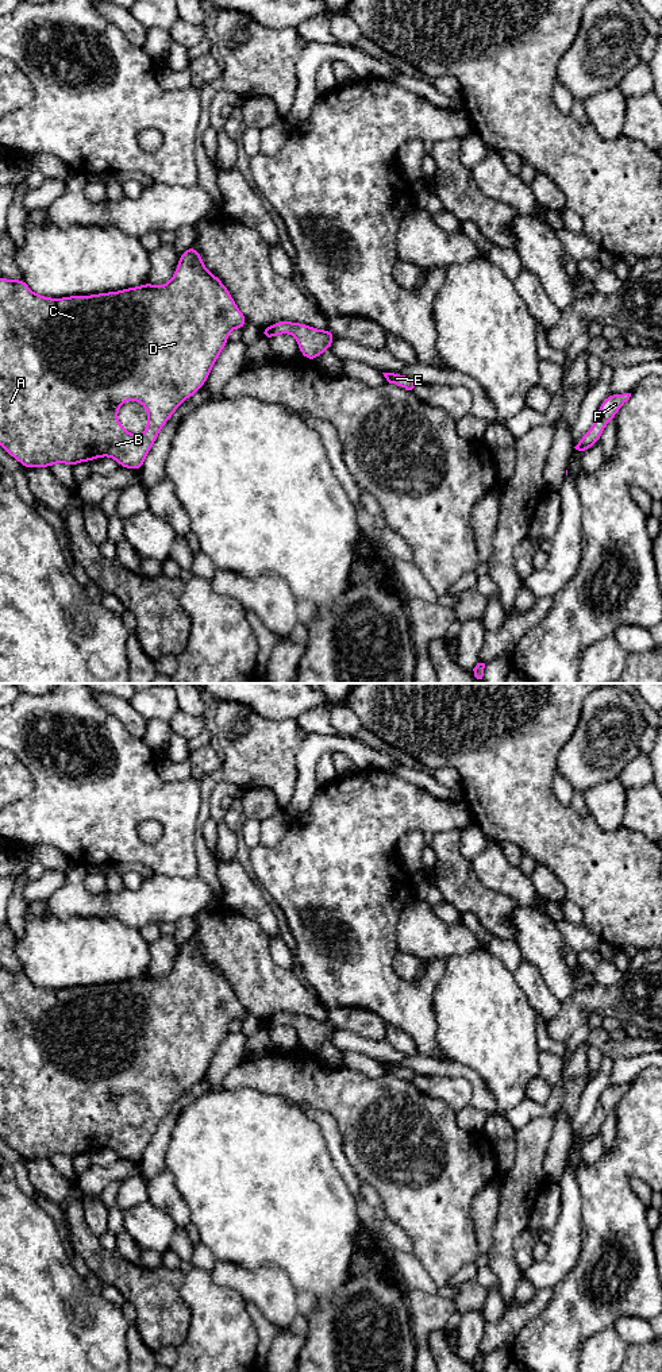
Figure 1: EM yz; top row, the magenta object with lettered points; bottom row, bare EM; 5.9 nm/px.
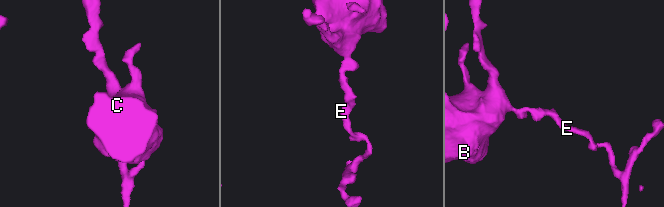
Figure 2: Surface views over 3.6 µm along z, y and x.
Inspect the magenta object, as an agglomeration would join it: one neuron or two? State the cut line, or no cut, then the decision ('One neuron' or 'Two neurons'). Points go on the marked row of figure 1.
No split. One neuron

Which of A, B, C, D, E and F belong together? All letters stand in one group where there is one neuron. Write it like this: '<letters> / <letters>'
A B C D E F

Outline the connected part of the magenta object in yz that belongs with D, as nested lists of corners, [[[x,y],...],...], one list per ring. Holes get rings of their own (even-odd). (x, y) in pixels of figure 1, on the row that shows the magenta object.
[[[193,244],[182,253],[172,280],[162,286],[154,286],[149,281],[142,286],[118,292],[51,298],[35,294],[27,286],[24,278],[9,281],[0,277],[0,446],[7,454],[20,462],[24,469],[51,467],[54,463],[66,463],[73,467],[80,462],[111,456],[120,467],[142,470],[143,462],[162,427],[182,401],[204,386],[211,369],[228,342],[230,331],[242,329],[247,323],[228,289],[215,274],[205,269],[204,261]],[[128,400],[141,402],[147,411],[147,427],[139,436],[130,433],[118,421],[118,411]]]

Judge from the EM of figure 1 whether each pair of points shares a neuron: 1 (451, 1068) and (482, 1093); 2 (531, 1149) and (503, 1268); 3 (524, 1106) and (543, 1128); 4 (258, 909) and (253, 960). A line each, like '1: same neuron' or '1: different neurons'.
1: same neuron
2: same neuron
3: different neurons
4: different neurons

